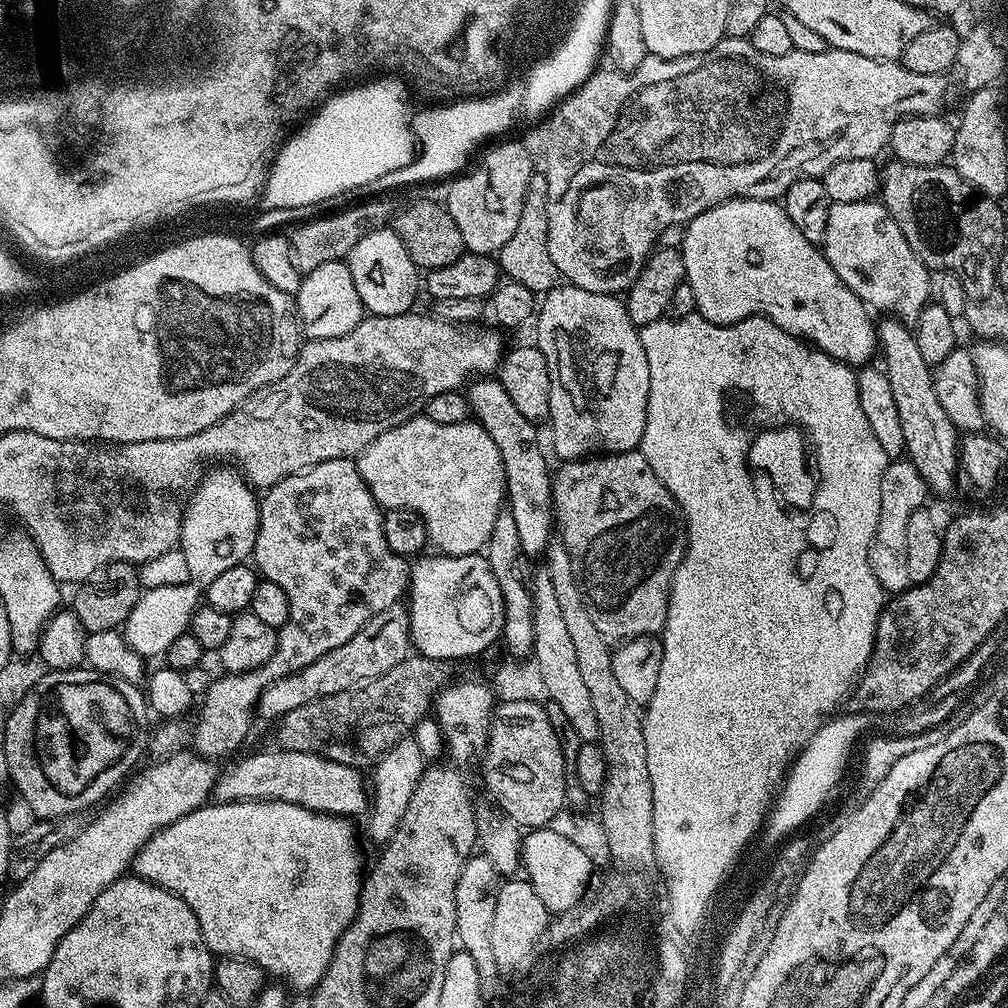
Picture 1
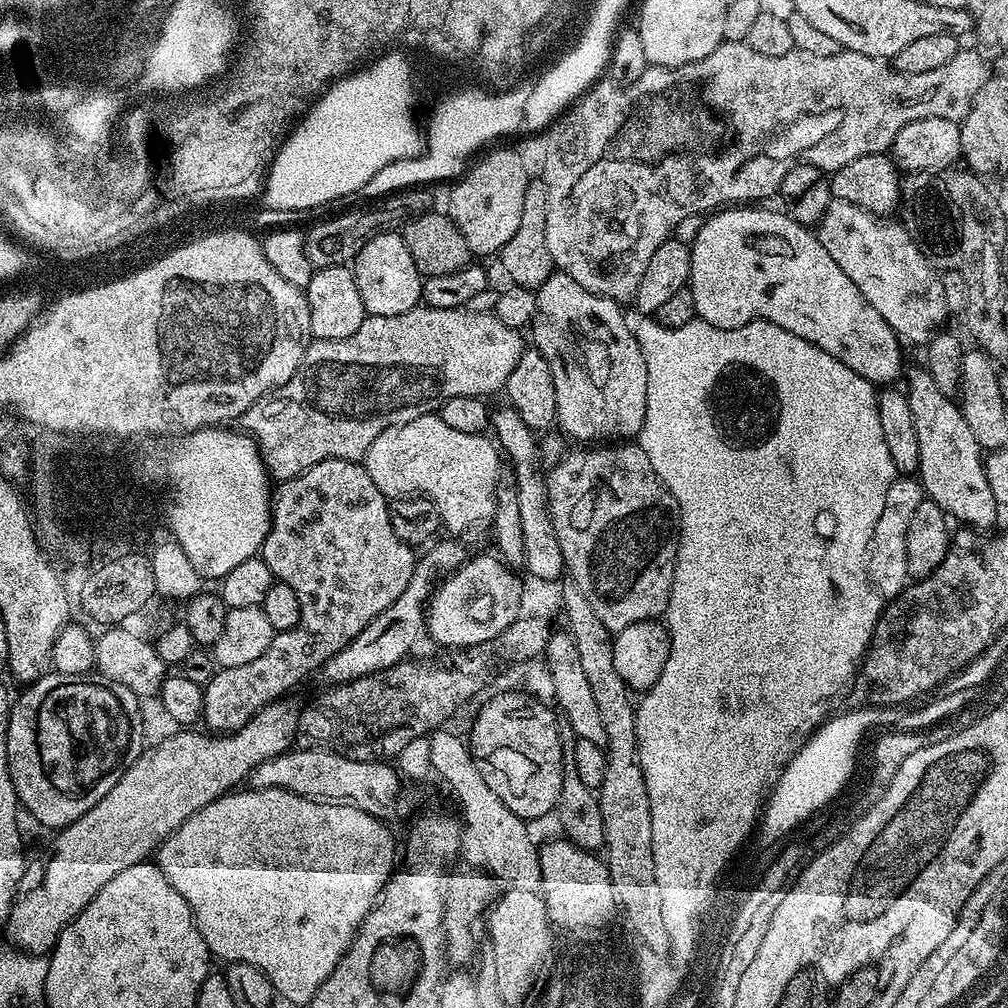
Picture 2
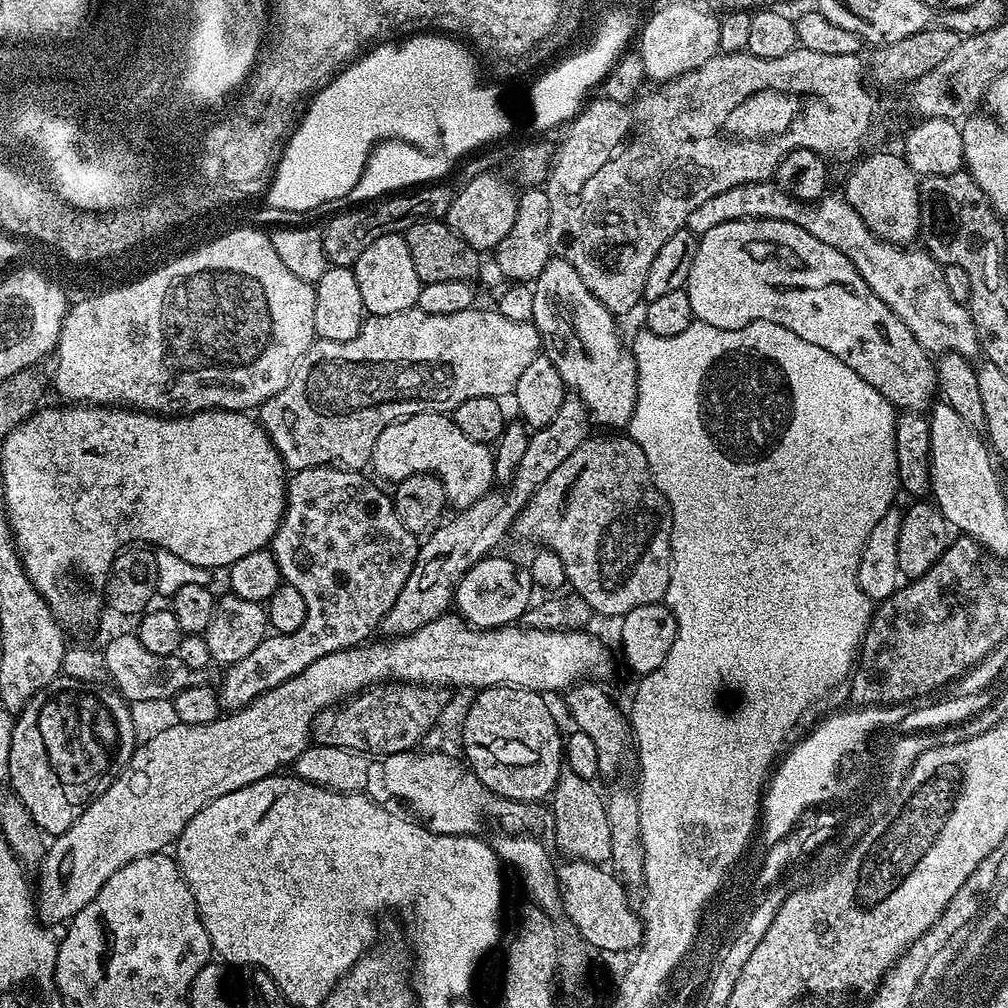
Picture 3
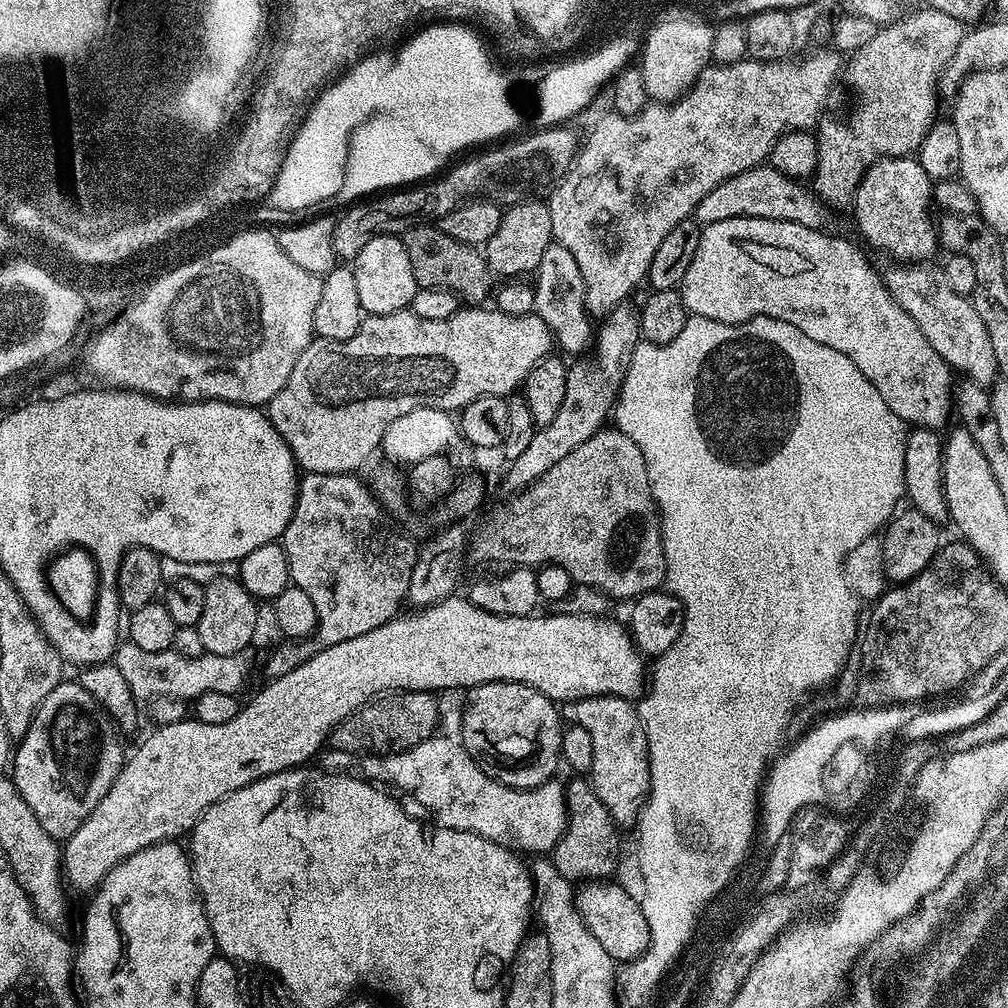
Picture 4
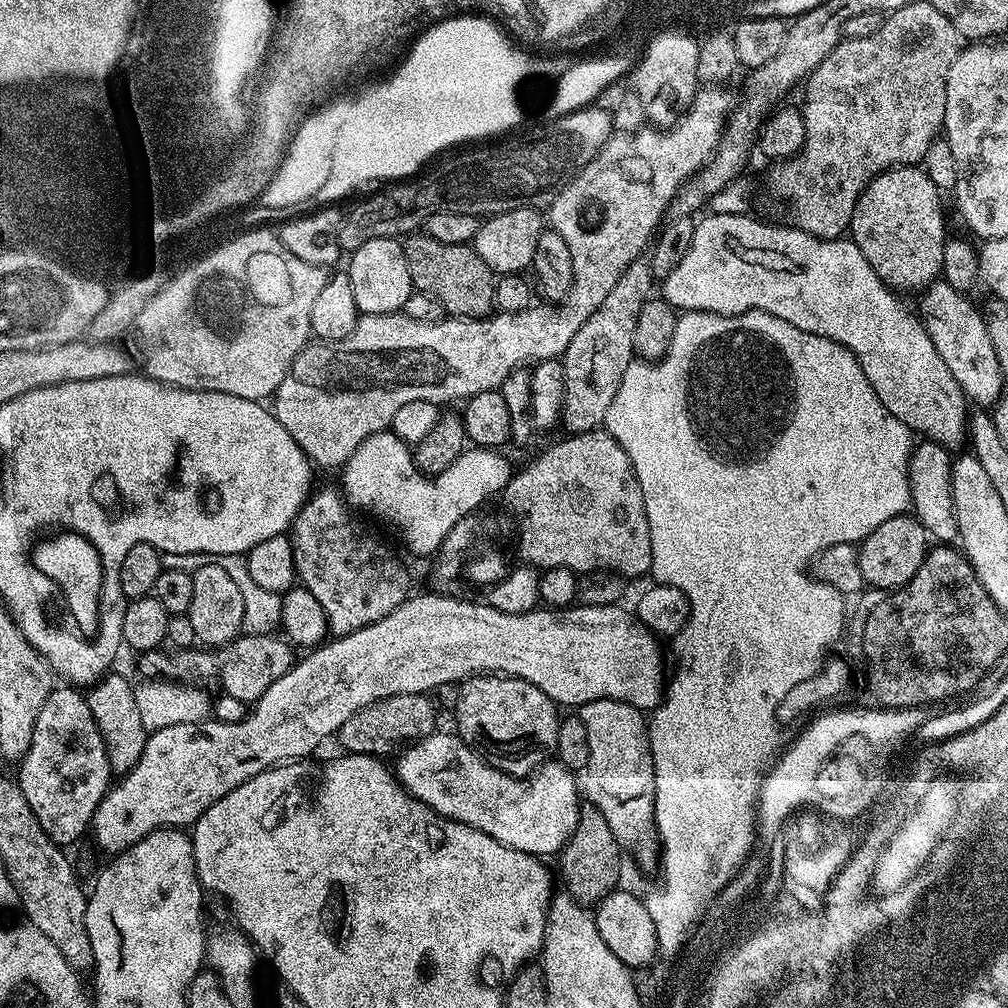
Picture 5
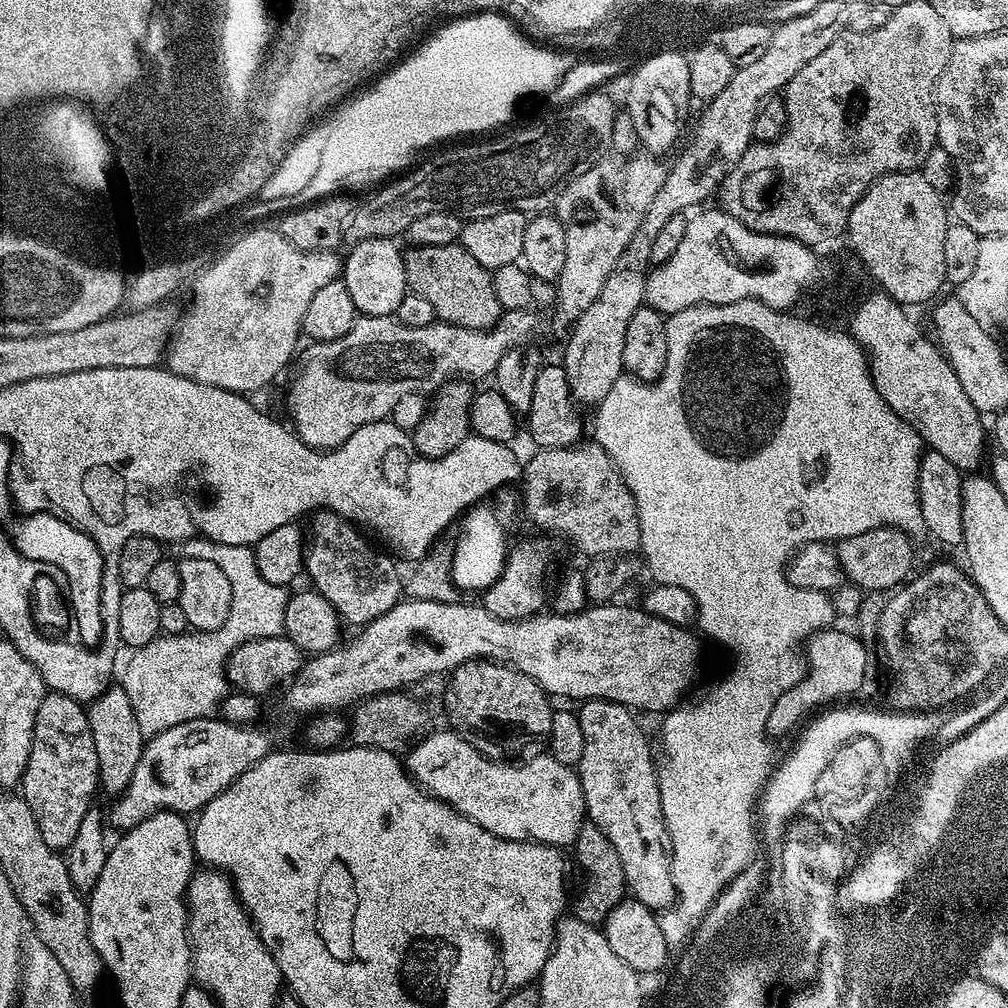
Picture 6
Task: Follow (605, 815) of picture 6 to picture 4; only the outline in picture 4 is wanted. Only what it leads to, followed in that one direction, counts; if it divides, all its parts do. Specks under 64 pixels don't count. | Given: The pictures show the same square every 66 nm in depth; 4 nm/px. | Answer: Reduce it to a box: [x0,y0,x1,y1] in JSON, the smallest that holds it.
[575,696,650,825]

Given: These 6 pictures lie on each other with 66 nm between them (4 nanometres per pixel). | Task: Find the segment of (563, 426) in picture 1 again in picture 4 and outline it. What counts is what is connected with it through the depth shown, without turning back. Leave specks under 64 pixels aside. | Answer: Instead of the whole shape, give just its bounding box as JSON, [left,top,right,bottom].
[534,244,594,353]

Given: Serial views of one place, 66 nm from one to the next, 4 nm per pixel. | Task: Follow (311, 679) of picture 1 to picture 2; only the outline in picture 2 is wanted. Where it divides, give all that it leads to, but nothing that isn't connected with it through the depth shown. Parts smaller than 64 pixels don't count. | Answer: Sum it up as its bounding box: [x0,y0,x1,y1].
[322,539,468,684]

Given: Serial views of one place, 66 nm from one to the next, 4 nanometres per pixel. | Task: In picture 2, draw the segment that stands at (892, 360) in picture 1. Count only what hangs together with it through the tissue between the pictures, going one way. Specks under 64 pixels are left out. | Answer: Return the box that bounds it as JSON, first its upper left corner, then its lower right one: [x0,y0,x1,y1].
[906,367,996,524]

